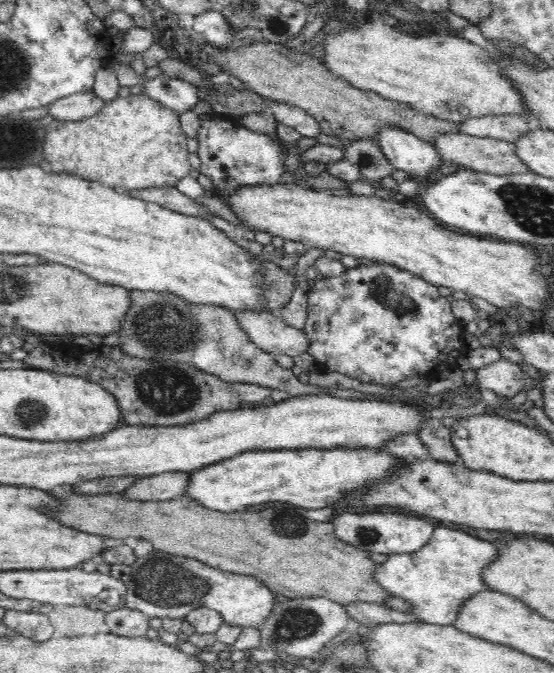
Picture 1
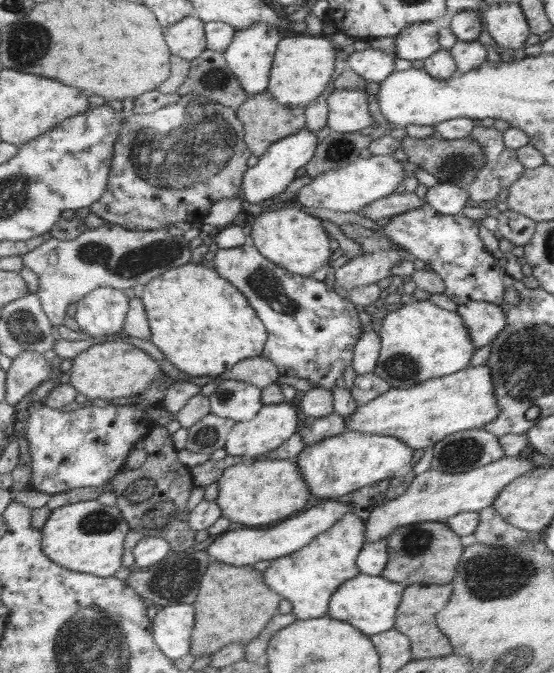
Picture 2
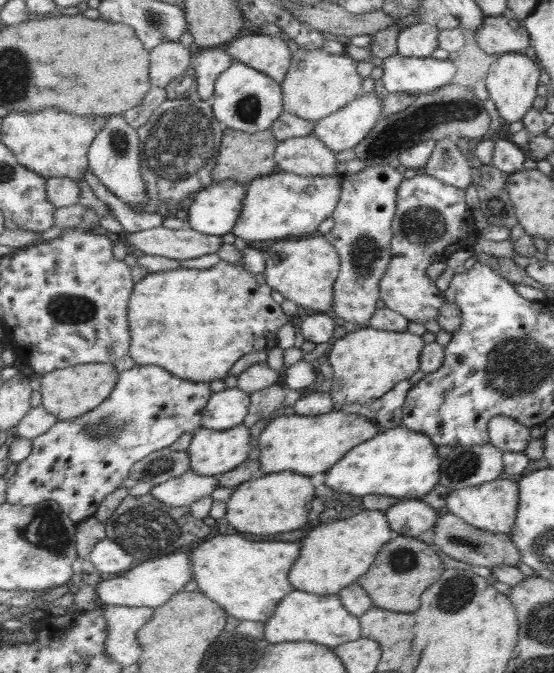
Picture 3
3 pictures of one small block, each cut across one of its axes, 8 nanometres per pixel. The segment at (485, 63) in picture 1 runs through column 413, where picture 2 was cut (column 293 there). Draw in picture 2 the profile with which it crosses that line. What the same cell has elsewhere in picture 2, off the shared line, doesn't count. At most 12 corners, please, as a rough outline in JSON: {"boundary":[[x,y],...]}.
{"boundary":[[289,32],[268,88],[277,103],[307,108],[335,75],[326,36]]}

